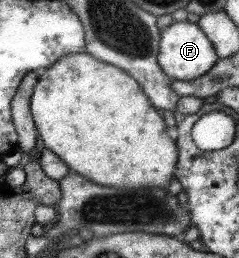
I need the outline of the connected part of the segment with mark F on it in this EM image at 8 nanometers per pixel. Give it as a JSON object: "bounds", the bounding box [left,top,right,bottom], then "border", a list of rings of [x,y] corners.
{"bounds":[158,20,217,80],"border":[[[186,20],[172,21],[170,25],[162,29],[158,64],[160,64],[161,71],[172,80],[197,79],[206,74],[217,60],[217,53],[214,52],[213,45],[197,24]]]}

